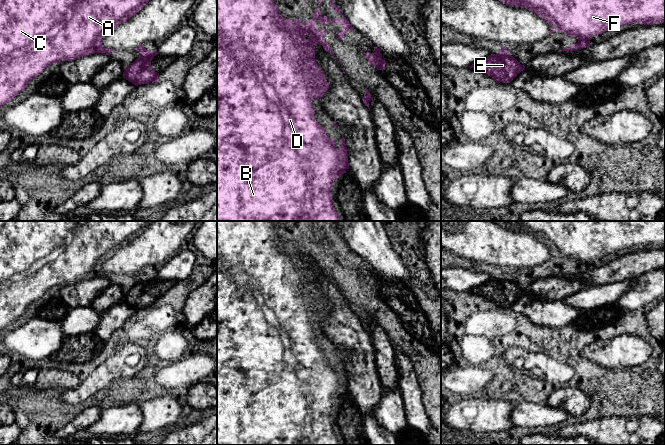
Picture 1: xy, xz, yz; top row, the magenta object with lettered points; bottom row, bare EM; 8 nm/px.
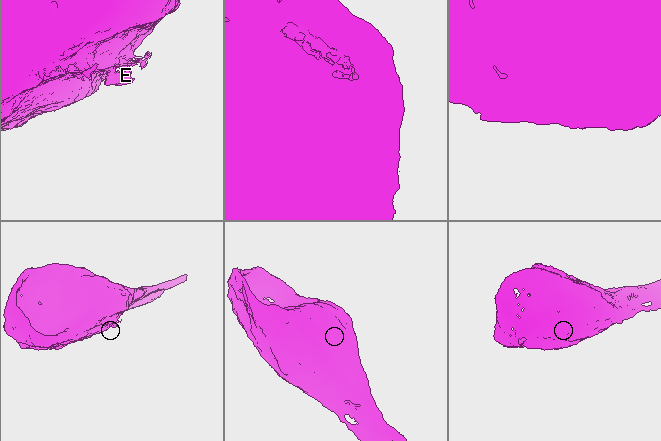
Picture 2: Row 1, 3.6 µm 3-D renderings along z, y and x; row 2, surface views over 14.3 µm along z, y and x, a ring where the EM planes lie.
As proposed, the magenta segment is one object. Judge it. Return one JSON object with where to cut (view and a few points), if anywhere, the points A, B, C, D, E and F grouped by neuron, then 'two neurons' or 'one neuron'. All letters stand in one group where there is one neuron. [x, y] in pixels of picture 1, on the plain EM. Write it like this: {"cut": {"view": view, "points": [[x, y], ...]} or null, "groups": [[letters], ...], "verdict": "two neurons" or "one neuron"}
{"cut": {"view": "xy", "points": [[153, 279], [146, 278], [139, 281]]}, "groups": [["A", "B", "C", "D", "F"], ["E"]], "verdict": "two neurons"}

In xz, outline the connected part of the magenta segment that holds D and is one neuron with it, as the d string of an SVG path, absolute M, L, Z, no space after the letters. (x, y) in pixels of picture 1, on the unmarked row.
M217 221L217 445L340 445L334 432L331 412L334 404L349 393L348 377L345 362L342 360L342 368L336 372L336 366L327 360L325 353L314 342L312 324L320 324L329 313L325 298L315 286L315 270L322 269L326 276L335 280L324 264L324 249L341 248L342 255L336 259L337 263L343 263L344 258L354 252L328 222L334 236L342 240L341 244L322 241L318 232L313 234L312 243L302 247L297 242L283 242L271 221Z

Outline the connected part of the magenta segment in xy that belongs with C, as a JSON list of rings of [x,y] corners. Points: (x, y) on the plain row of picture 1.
[[[0,221],[0,331],[4,328],[10,326],[18,317],[24,315],[27,308],[37,299],[45,294],[45,292],[53,287],[58,287],[60,285],[71,285],[78,283],[80,281],[91,279],[94,277],[106,277],[110,280],[112,275],[119,275],[114,273],[104,272],[102,269],[103,262],[111,258],[115,252],[121,247],[127,245],[136,237],[138,237],[153,221]]]

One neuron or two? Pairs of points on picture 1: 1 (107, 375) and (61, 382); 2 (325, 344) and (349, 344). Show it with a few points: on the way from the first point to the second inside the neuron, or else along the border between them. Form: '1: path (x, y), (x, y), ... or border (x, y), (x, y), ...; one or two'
1: border (81, 379), (74, 387), (63, 389); two
2: border (323, 333), (334, 344); two

